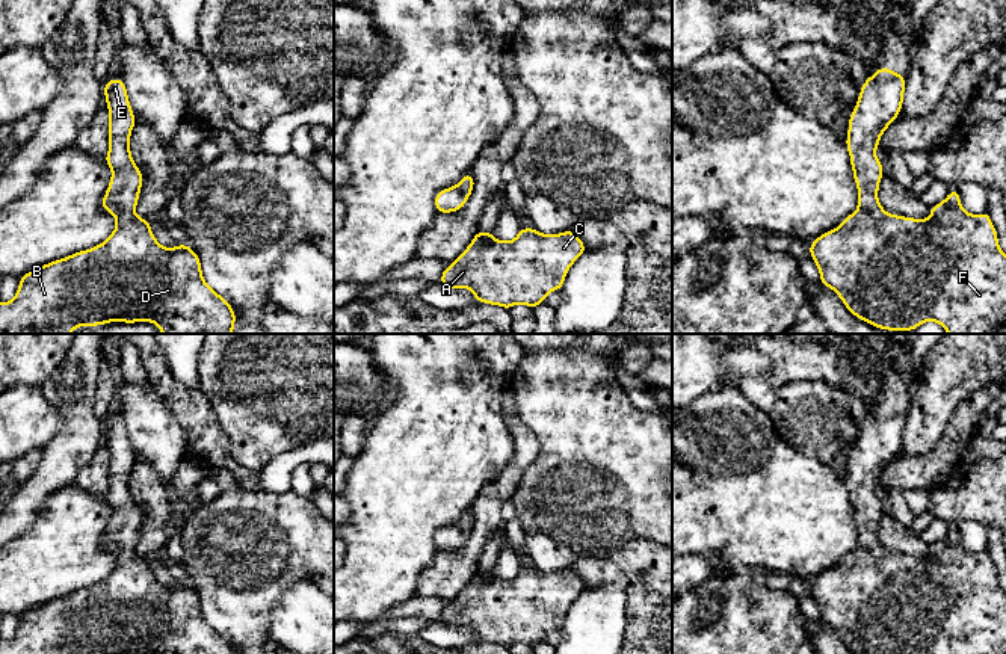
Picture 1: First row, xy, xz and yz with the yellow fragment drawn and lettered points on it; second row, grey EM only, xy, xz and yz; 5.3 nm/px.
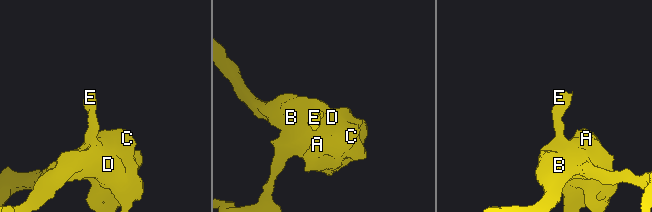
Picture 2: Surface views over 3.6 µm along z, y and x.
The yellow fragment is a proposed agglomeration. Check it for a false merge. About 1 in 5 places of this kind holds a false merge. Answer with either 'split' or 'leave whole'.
leave whole

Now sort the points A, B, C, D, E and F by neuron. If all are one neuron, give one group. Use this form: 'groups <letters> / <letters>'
groups A B C D E F

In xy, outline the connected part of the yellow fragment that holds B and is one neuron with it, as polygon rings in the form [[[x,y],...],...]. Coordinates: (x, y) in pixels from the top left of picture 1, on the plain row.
[[[122,417],[104,420],[109,447],[109,491],[104,495],[112,518],[101,545],[116,556],[115,569],[103,582],[47,601],[20,616],[11,640],[0,640],[0,654],[236,654],[233,645],[202,616],[199,595],[189,583],[163,586],[150,559],[134,551],[142,511],[130,491],[136,462]]]

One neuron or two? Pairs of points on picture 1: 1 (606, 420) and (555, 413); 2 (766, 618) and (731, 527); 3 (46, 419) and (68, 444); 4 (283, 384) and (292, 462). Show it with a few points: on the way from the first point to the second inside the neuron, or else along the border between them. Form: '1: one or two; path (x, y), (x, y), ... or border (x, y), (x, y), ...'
1: one; path (594, 420), (583, 420), (576, 413), (567, 413)
2: two; border (752, 570), (742, 568), (725, 573)
3: two; border (46, 399), (61, 413), (64, 425), (43, 450)
4: two; border (308, 440), (280, 453), (262, 471)

